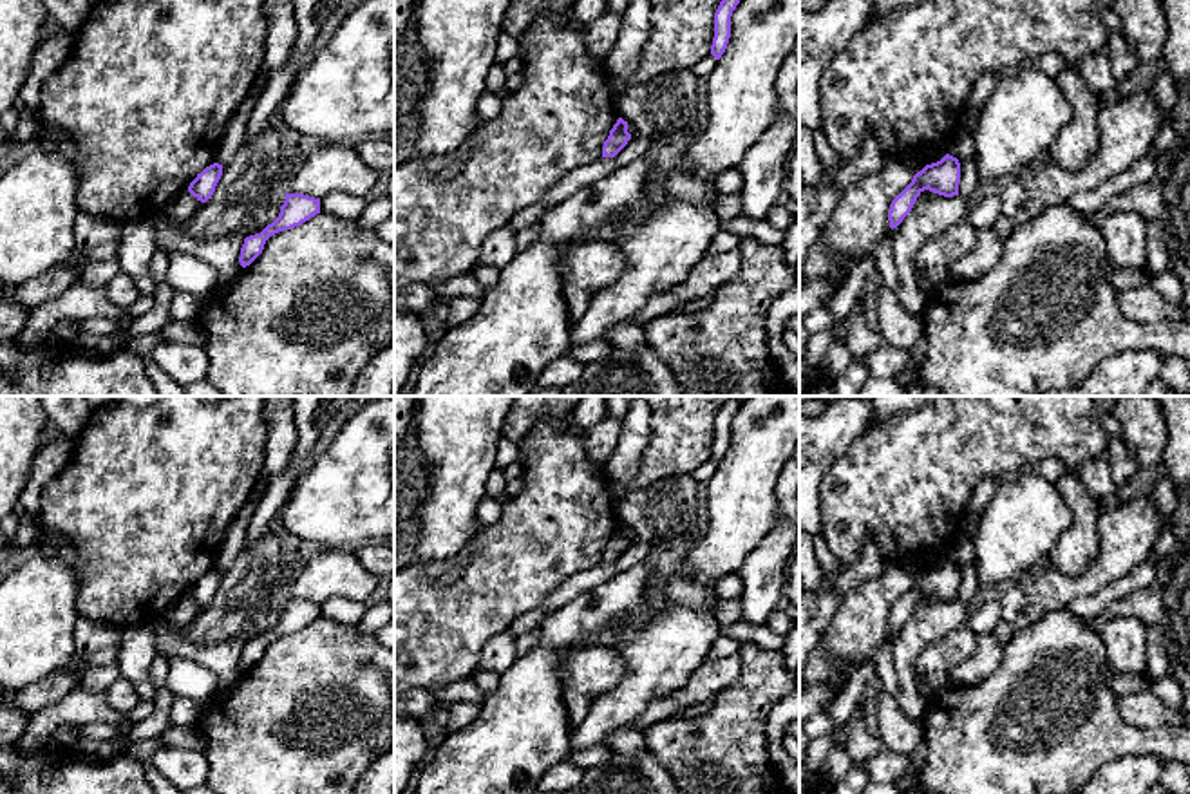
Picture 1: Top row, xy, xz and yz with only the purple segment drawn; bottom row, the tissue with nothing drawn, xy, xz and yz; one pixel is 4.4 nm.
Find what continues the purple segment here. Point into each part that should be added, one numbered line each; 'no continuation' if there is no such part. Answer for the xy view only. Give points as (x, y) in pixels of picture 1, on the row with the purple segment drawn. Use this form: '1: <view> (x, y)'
no continuation

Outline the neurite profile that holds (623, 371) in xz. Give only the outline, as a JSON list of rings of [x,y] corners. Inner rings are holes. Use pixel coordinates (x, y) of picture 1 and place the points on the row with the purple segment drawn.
[[[615,347],[602,360],[586,364],[581,376],[559,396],[687,396],[680,378],[662,358],[644,349]]]

